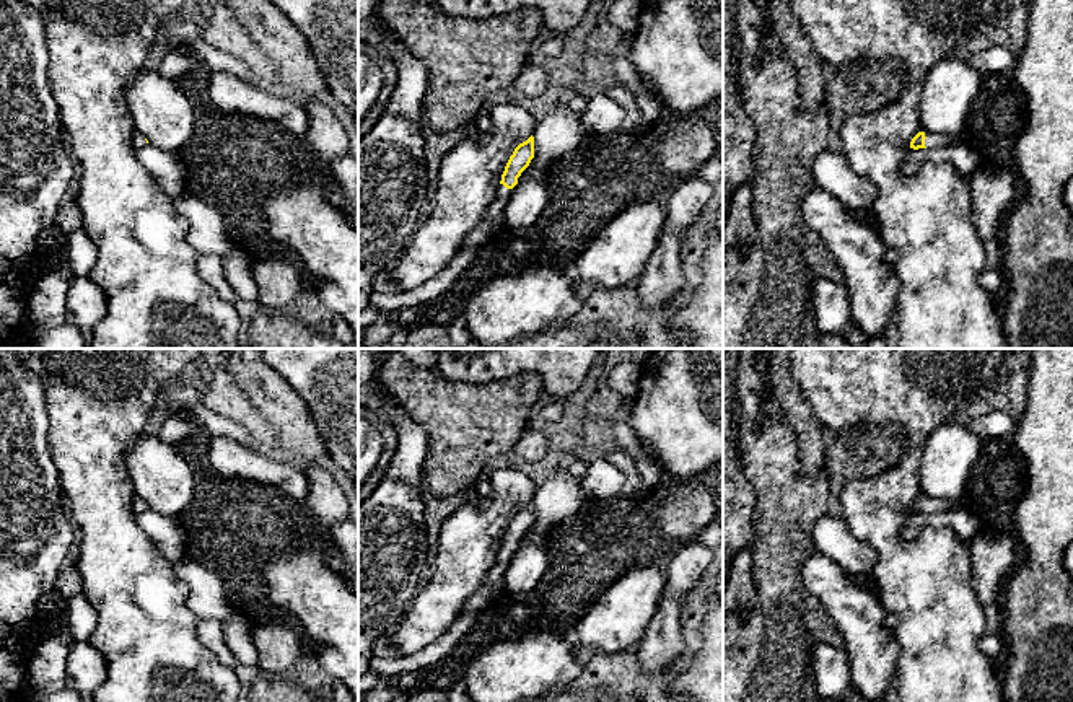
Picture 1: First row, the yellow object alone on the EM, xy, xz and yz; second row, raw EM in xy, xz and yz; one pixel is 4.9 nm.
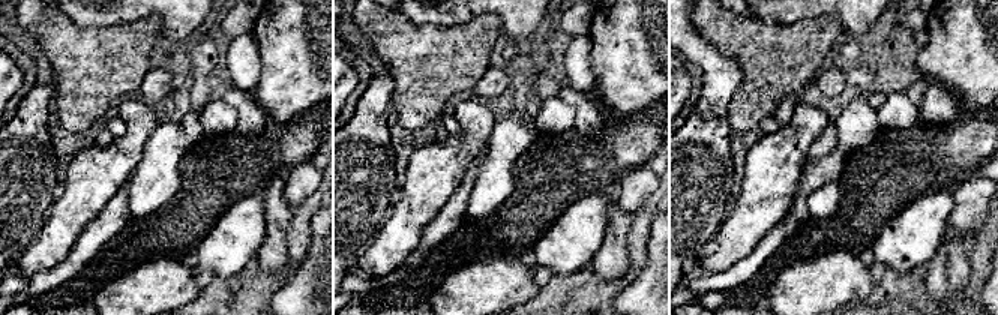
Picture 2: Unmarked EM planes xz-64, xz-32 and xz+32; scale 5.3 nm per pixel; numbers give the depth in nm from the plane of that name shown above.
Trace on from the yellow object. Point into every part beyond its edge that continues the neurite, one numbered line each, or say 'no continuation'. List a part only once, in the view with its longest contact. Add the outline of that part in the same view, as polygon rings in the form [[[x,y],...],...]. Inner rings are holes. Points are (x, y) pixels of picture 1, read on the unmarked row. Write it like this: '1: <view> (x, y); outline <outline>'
1: yz (933, 505); outline [[[925,497],[925,511],[926,513],[948,513],[951,505],[939,498]]]

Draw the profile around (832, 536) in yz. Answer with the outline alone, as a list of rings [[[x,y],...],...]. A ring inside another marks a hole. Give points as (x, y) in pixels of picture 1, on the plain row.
[[[822,516],[814,524],[814,546],[834,559],[852,578],[861,578],[873,572],[879,554],[876,549],[855,537],[843,518]]]

